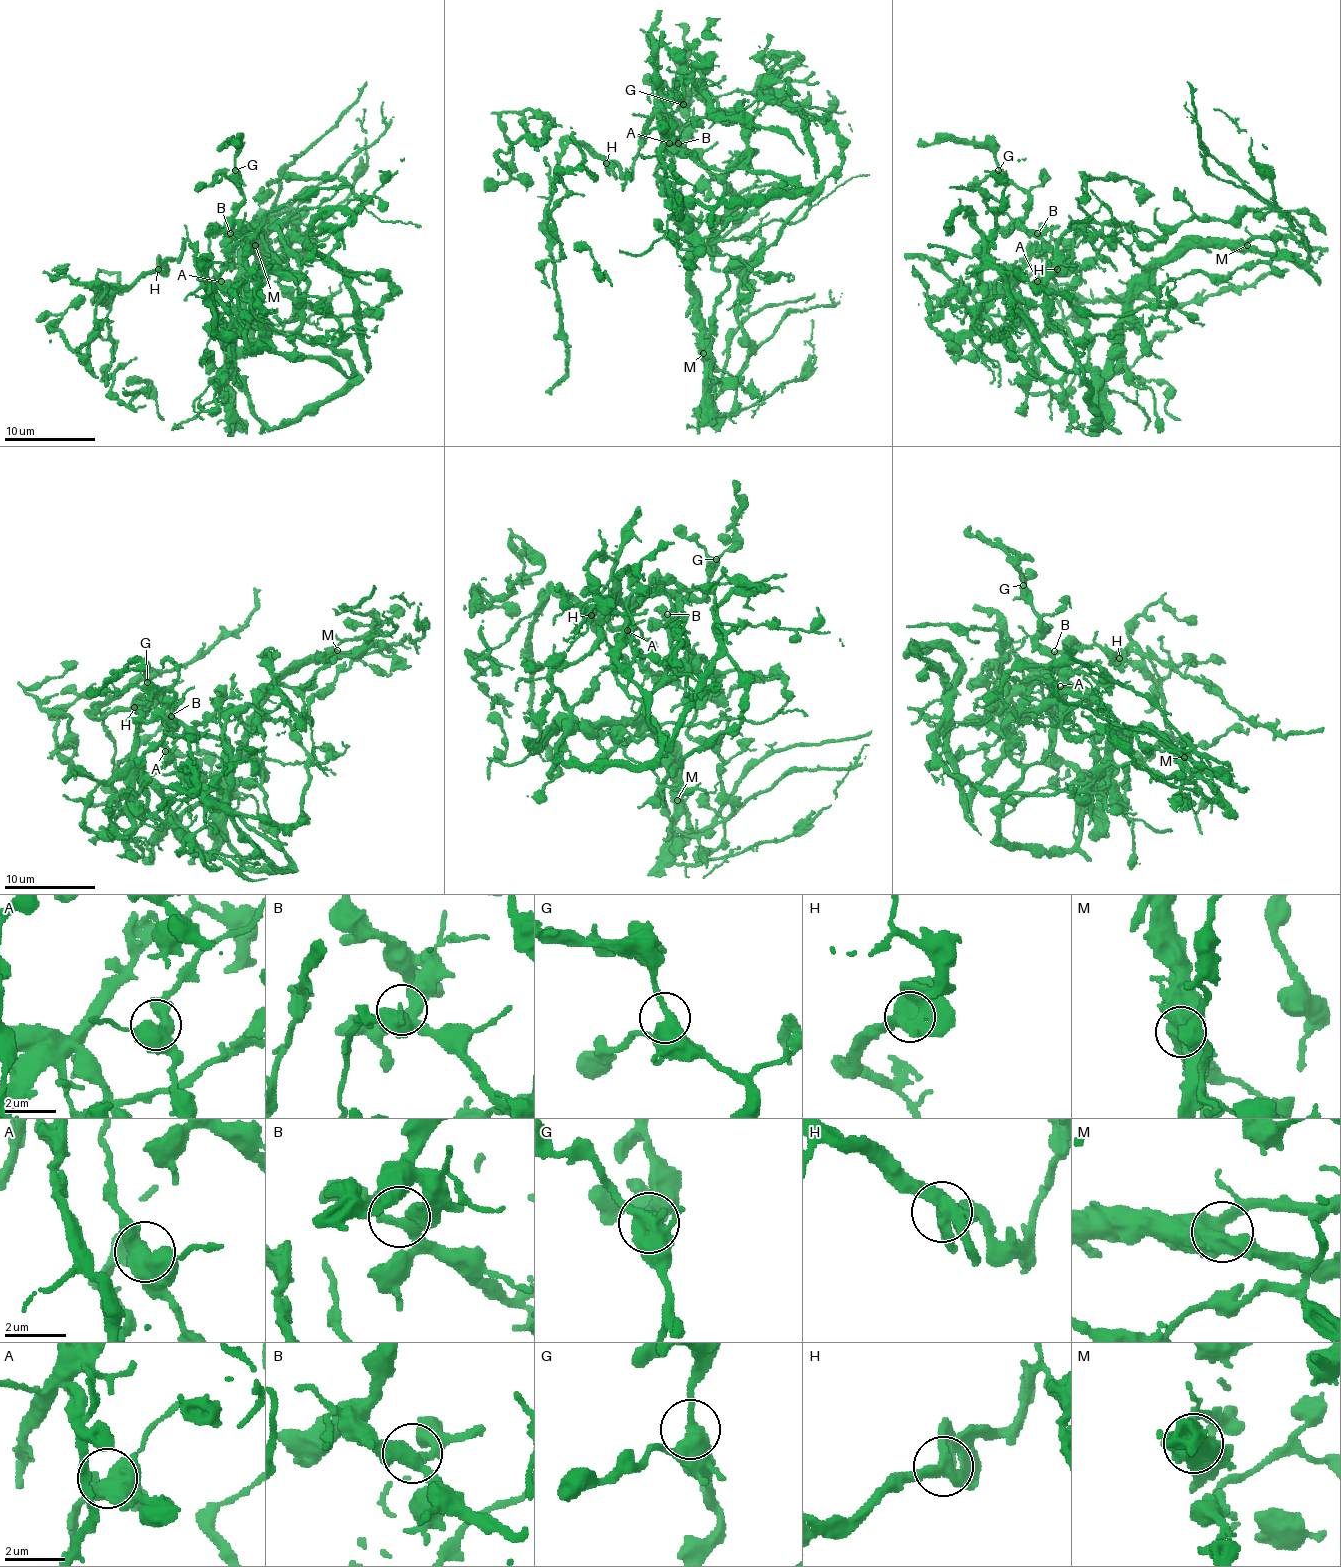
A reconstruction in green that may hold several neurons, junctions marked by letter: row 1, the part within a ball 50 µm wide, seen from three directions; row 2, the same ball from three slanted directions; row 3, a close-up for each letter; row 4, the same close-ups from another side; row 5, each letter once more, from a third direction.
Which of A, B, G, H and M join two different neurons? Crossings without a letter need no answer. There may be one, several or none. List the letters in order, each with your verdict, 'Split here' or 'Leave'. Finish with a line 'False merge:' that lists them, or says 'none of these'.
A: Leave
B: Leave
G: Leave
H: Leave
M: Leave
False merge: none of these

